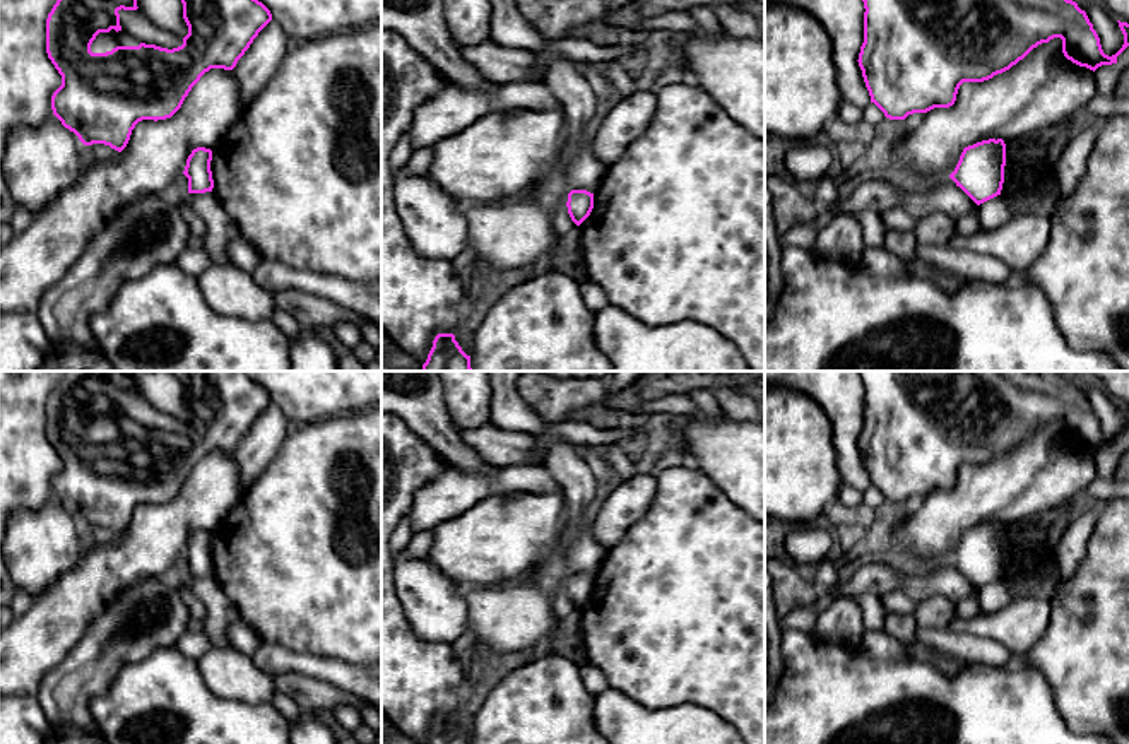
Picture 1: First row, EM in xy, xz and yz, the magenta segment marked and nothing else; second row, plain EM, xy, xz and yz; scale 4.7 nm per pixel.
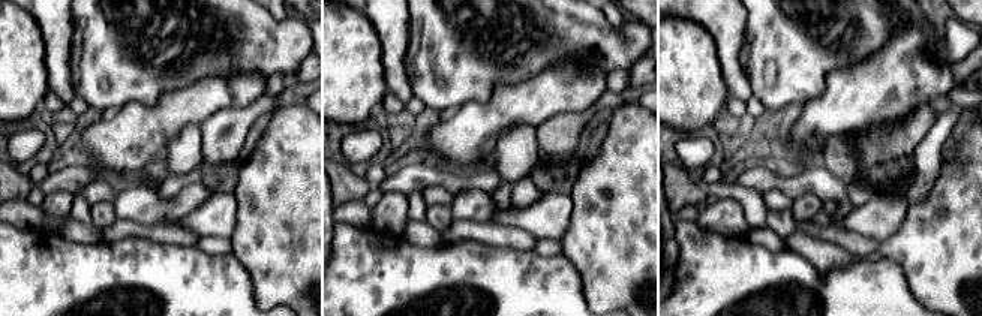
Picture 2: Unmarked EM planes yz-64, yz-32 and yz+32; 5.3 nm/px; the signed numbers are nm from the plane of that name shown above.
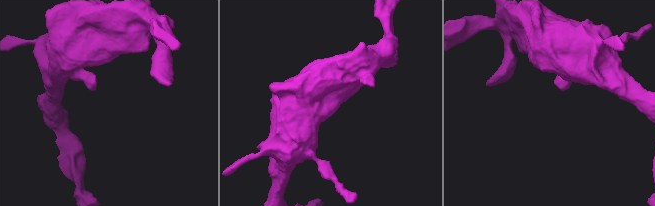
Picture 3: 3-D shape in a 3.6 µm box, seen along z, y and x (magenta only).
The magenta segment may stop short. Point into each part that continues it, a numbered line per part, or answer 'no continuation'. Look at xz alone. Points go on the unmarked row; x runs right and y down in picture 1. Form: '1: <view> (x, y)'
no continuation

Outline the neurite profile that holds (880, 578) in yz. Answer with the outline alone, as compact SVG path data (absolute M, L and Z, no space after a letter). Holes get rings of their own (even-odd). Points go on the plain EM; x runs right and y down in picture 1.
M949 559L934 564L929 573L919 576L905 576L883 563L872 563L842 576L836 587L848 595L874 592L879 597L903 588L915 602L925 592L943 595L953 604L977 593L977 587Z

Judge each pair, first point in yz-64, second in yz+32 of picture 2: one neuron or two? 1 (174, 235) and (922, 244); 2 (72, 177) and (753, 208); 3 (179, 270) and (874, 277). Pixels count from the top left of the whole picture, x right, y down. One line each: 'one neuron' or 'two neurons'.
1: one neuron
2: two neurons
3: one neuron

